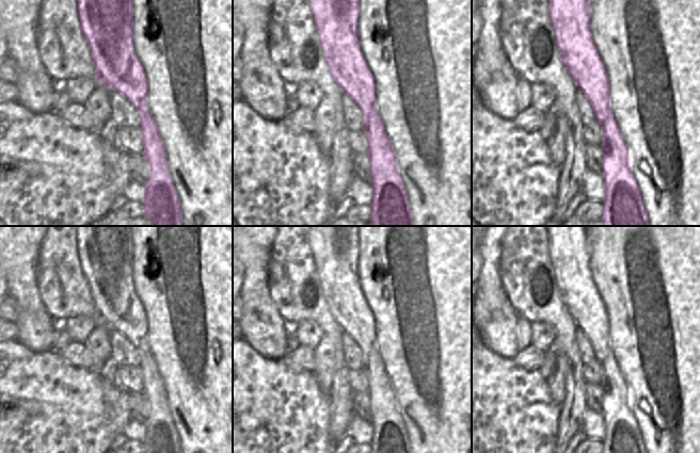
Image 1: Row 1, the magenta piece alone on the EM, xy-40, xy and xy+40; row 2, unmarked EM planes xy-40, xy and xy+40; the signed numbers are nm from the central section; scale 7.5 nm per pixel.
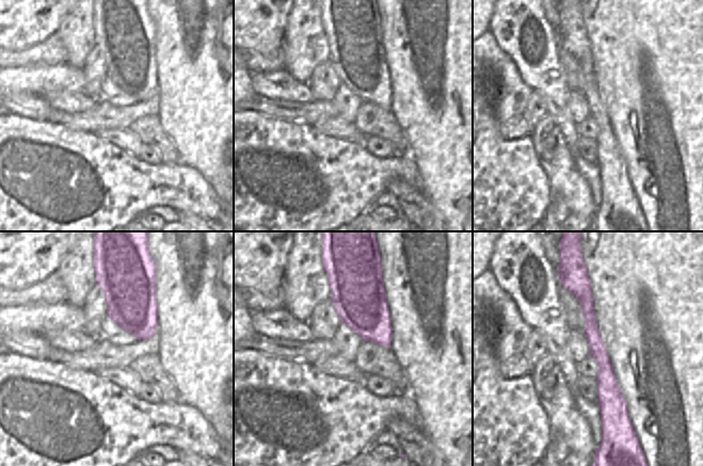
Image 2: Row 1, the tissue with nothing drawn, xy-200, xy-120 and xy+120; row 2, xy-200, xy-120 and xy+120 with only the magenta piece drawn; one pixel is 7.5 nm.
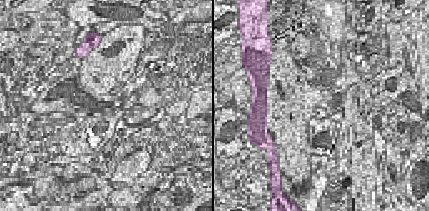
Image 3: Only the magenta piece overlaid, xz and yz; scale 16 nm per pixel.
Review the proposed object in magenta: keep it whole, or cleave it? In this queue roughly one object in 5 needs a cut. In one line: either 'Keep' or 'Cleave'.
Keep

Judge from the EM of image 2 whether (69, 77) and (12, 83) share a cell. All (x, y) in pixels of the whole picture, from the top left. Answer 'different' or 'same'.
same

